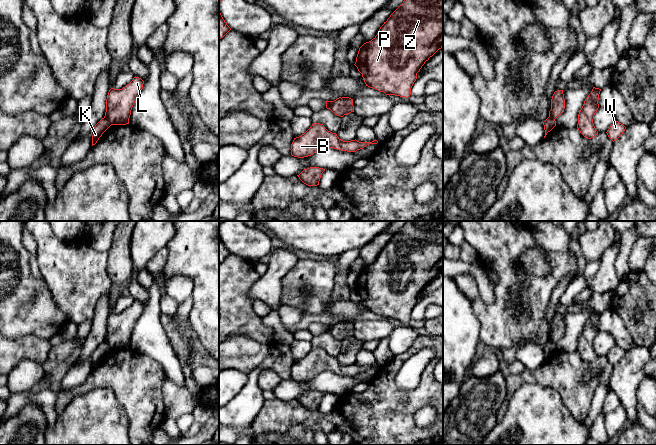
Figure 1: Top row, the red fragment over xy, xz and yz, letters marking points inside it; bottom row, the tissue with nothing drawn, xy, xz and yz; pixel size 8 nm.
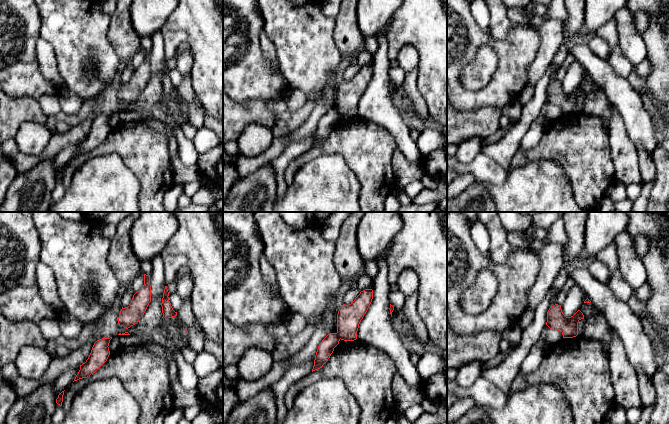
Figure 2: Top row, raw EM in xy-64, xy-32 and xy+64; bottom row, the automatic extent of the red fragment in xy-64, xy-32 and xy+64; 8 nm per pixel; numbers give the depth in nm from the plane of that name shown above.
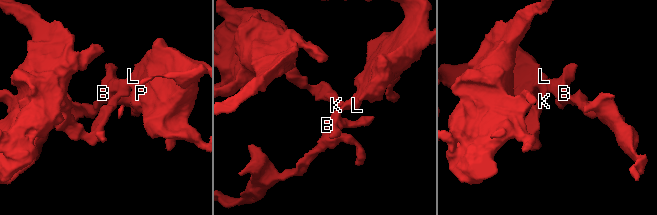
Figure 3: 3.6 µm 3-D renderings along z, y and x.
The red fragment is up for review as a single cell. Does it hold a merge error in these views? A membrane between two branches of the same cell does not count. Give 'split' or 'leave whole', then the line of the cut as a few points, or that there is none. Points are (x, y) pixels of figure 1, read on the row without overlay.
split; cut in xy along (104, 340), (111, 348)

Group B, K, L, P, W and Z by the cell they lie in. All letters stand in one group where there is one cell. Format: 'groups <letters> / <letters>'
groups B L P W Z / K

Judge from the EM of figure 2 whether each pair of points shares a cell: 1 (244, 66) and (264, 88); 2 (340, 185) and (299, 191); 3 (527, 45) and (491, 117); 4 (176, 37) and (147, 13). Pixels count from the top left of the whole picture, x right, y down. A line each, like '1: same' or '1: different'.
1: same
2: same
3: different
4: different

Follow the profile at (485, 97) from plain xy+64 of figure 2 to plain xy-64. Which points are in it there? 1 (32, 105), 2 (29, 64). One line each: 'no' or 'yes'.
1: no
2: yes

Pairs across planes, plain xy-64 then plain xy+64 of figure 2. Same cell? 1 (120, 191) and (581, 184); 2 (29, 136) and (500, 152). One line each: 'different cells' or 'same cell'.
1: different cells
2: different cells

